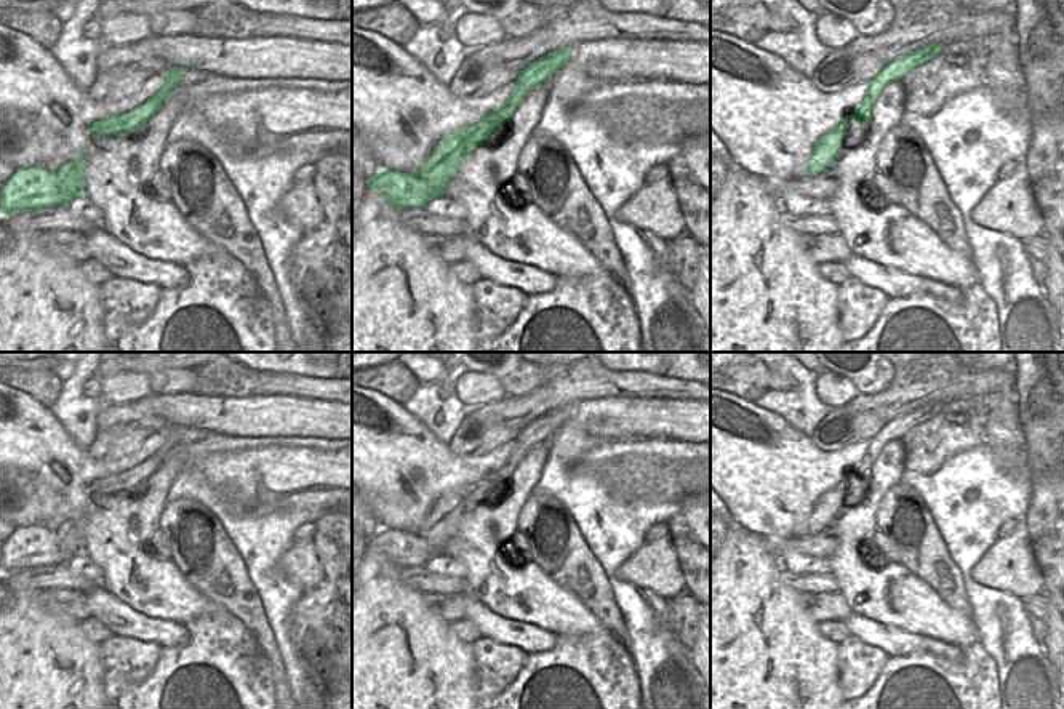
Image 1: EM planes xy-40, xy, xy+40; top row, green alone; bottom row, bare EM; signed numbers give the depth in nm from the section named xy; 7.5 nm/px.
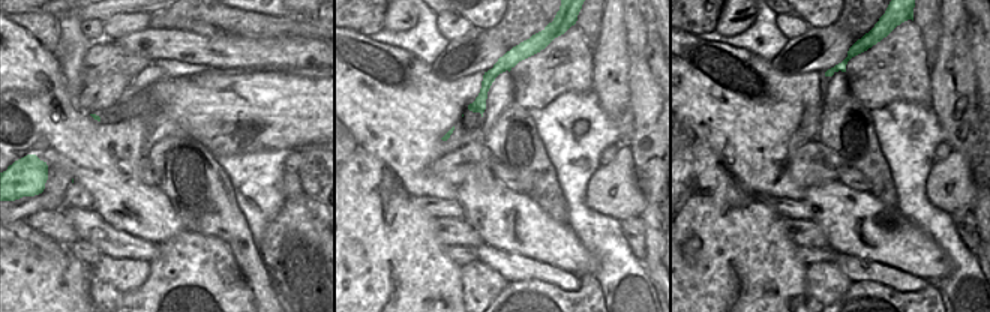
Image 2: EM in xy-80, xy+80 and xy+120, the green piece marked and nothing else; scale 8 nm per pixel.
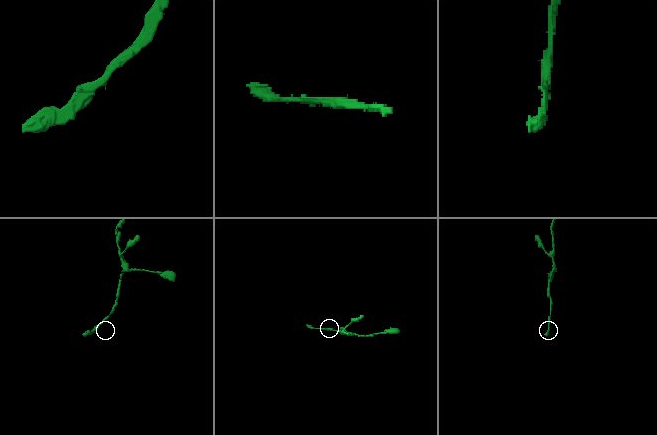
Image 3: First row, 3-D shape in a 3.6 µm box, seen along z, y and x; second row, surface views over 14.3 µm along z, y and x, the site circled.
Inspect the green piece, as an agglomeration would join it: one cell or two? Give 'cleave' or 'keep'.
keep

